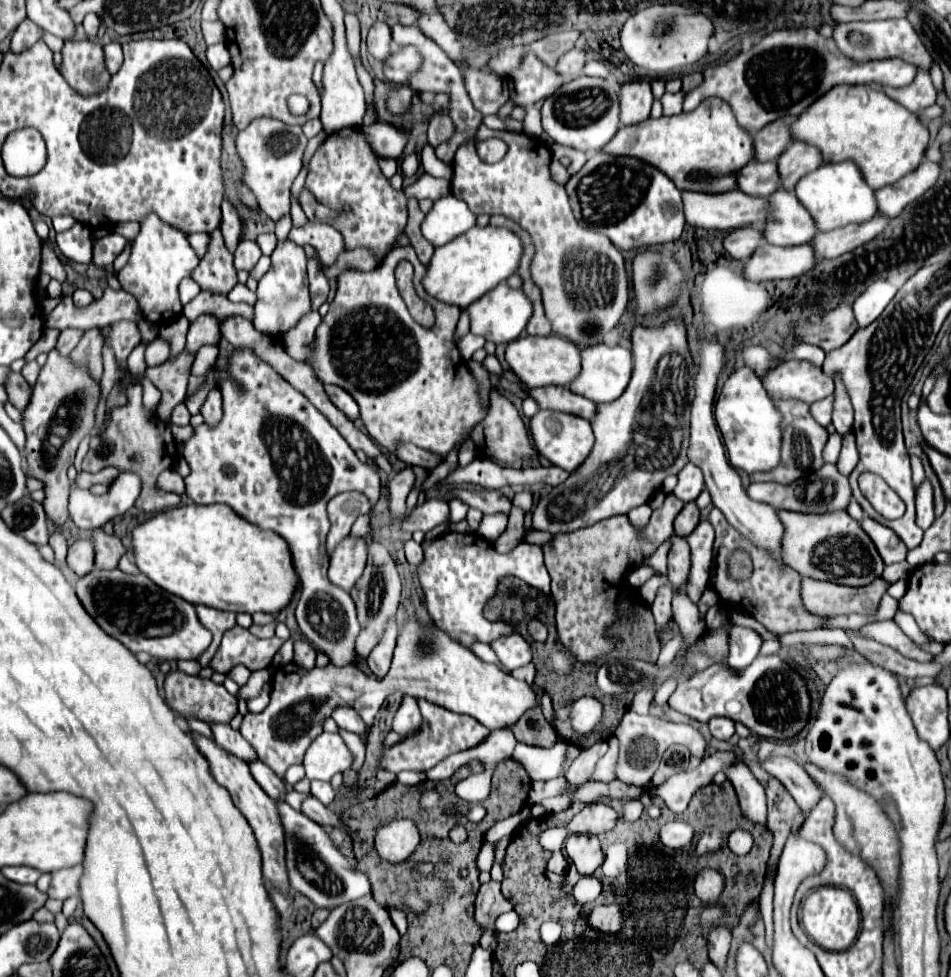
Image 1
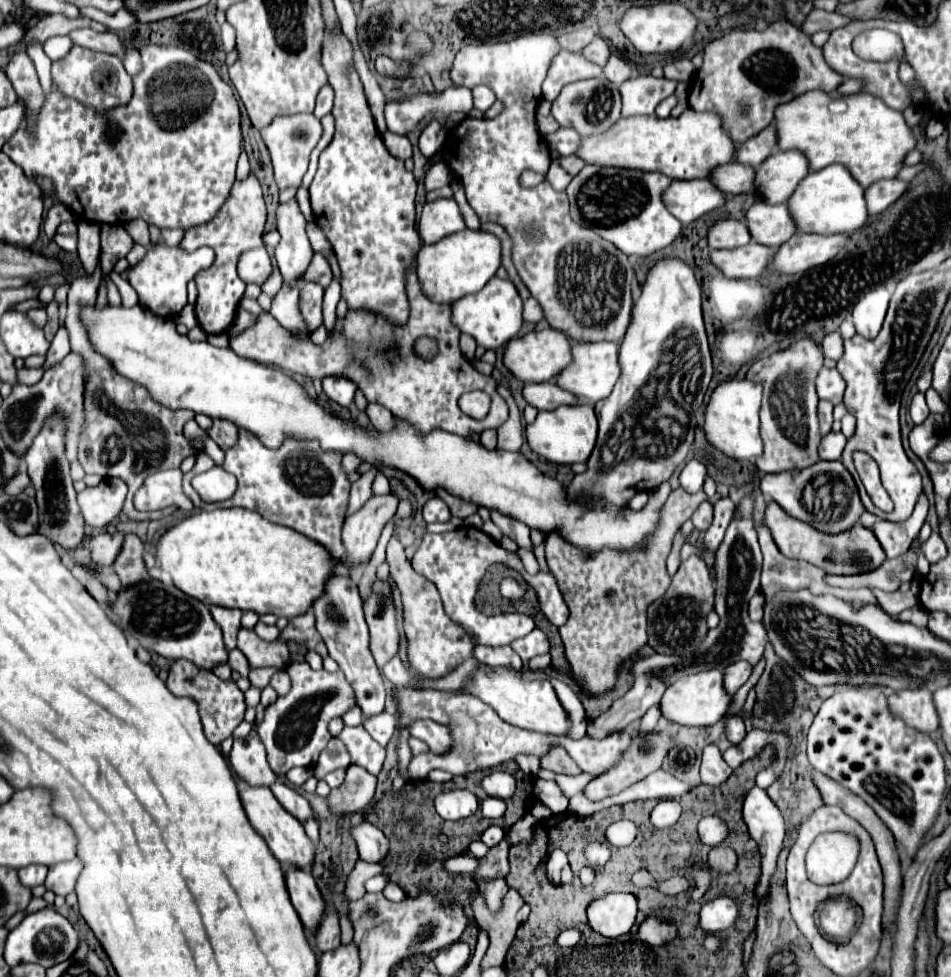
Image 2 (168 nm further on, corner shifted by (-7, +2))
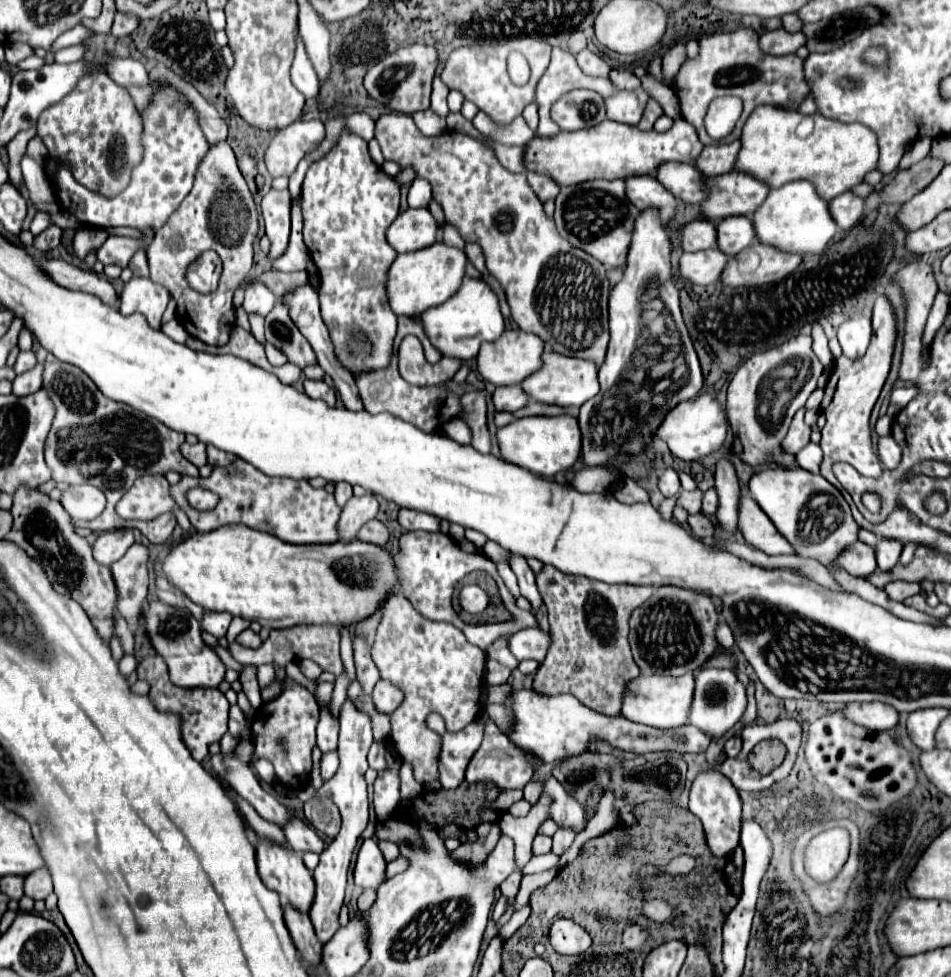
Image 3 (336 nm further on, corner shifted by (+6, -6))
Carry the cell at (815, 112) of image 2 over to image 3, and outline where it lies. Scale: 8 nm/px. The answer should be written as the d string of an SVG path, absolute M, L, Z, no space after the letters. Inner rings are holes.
M757 107L749 121L745 123L743 135L741 135L741 157L737 159L737 169L745 173L753 173L755 177L761 177L763 181L769 181L771 187L781 187L791 181L809 179L817 185L817 191L827 201L835 199L837 195L853 189L855 185L863 183L865 175L873 169L877 169L879 161L879 145L877 135L859 123L841 123L833 121L829 117L823 117L821 113L815 115L803 115L799 111L785 111L779 107Z

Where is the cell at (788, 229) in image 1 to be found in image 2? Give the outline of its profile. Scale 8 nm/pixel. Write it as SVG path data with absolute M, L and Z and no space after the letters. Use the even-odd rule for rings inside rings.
M756 201L746 211L746 225L752 239L766 247L780 247L796 233L796 225L790 219L788 207L784 203L770 205L764 201Z

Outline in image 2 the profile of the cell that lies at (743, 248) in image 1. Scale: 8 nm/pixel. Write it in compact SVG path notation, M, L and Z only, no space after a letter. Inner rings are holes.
M718 219L708 227L708 247L710 249L734 249L750 243L748 227L736 219Z

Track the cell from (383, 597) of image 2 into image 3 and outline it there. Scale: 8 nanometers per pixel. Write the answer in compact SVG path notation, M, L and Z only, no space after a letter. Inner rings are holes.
M355 635L353 639L353 651L355 651L355 667L357 667L357 679L363 685L367 693L373 691L375 683L379 681L379 669L371 657L371 647L361 635Z

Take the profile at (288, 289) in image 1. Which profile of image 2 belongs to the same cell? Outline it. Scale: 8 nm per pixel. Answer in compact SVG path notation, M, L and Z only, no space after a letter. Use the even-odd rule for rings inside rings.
M296 199L278 205L276 221L282 239L274 249L274 257L282 277L288 283L294 283L306 273L306 267L312 259L312 247L306 235L306 219L298 209Z

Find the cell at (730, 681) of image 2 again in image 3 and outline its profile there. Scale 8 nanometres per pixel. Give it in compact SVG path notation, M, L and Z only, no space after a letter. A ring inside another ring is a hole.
M703 669L701 673L695 675L695 683L697 685L695 685L689 721L691 725L699 727L711 737L721 737L739 721L739 717L745 711L745 705L747 705L745 687L737 681L735 673L729 673L729 669Z

